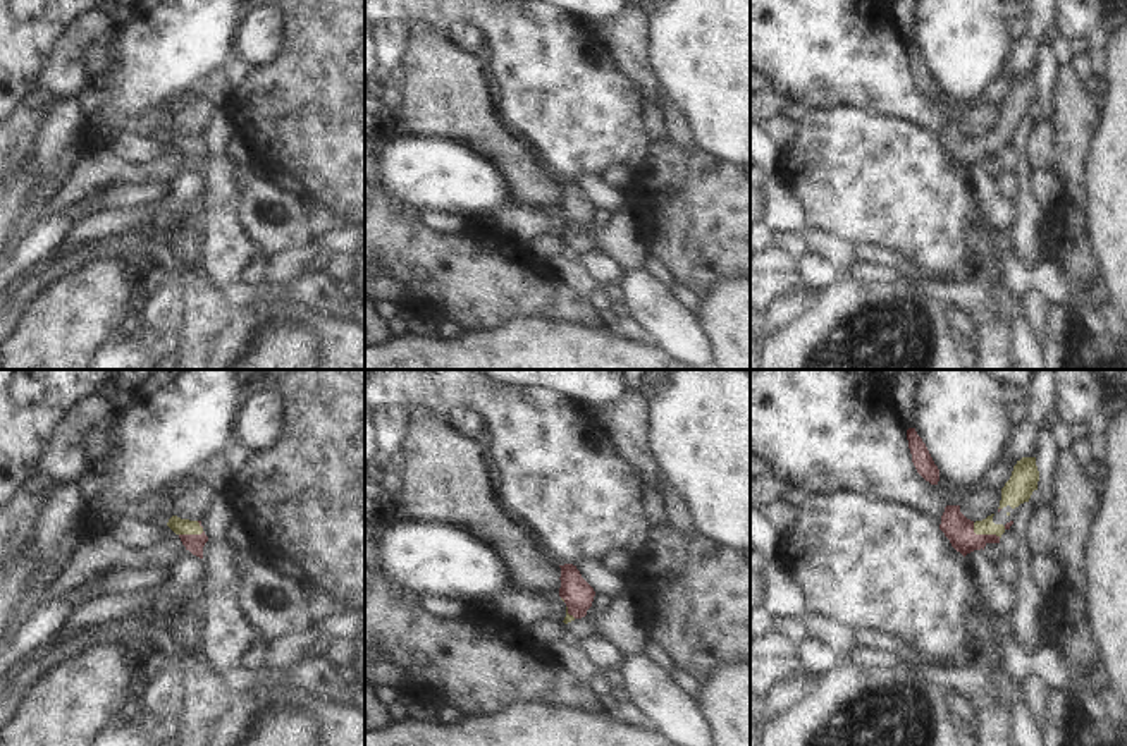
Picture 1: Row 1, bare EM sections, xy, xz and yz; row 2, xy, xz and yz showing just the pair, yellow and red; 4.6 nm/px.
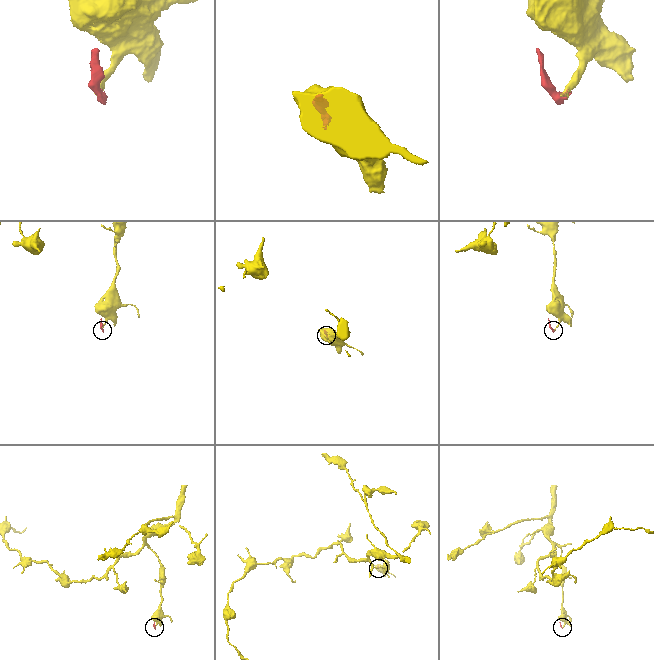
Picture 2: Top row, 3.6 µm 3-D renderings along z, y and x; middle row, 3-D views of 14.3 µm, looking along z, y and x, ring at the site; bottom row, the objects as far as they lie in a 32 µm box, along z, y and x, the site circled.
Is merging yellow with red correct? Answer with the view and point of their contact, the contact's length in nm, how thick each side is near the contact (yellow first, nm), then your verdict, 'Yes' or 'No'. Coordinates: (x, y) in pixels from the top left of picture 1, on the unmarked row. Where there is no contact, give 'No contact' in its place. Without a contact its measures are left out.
Touches yellow at yz (983, 148). Shared border 150 nm. Thickness 80 nm (yellow) against 140 nm. Yes

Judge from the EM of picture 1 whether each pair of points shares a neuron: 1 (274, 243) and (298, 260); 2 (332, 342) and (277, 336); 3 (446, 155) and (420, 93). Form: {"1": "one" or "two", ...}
{"1": "two", "2": "two", "3": "two"}

